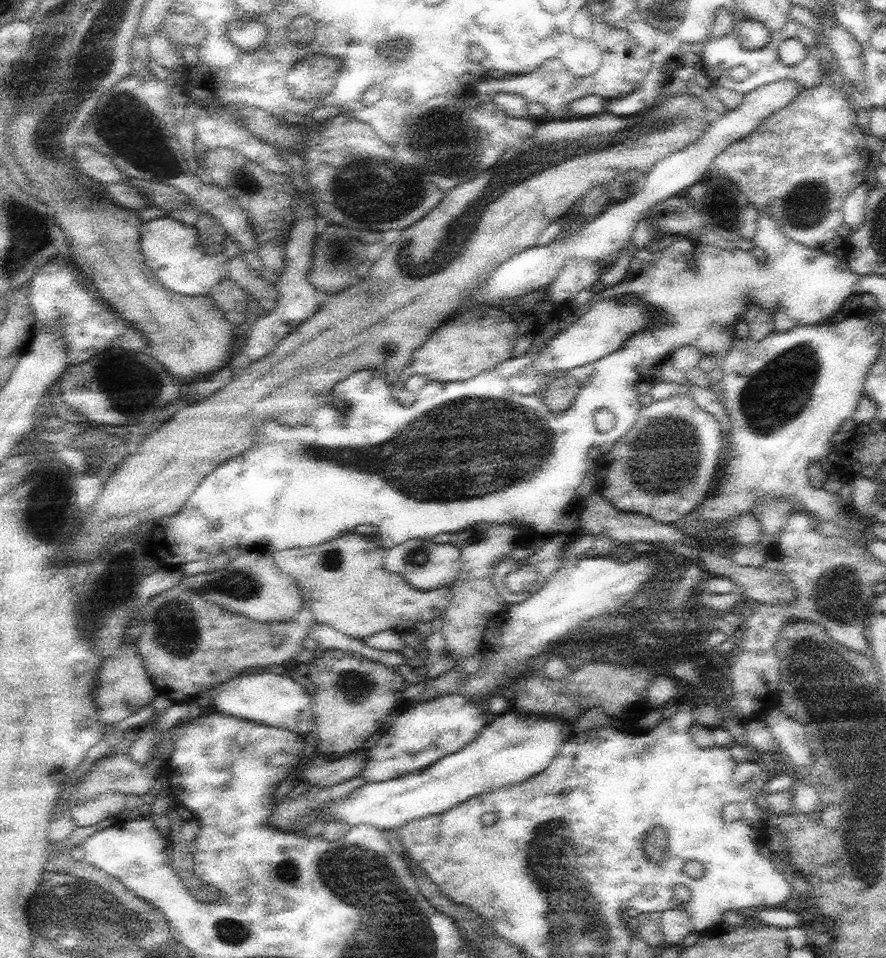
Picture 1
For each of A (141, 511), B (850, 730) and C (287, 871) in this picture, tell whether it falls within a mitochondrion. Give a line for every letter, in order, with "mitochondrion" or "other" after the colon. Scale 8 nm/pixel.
A: other
B: mitochondrion
C: mitochondrion

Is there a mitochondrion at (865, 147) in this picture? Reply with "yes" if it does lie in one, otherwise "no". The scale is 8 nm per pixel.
no

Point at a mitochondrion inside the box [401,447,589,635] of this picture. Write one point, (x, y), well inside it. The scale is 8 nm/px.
(418, 558)

